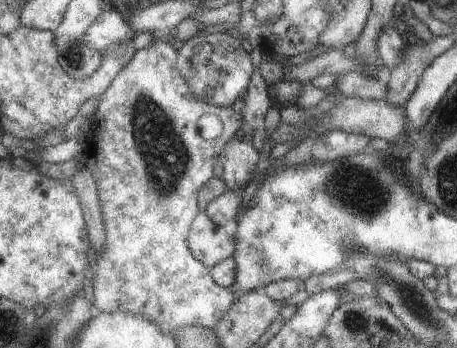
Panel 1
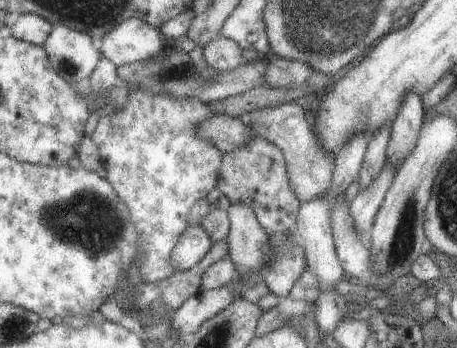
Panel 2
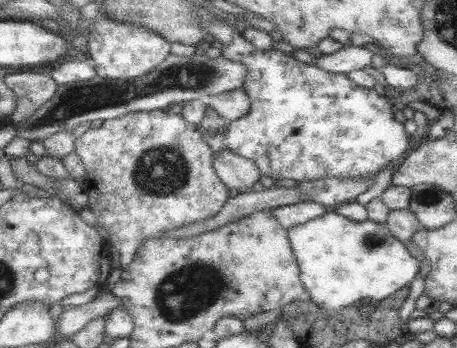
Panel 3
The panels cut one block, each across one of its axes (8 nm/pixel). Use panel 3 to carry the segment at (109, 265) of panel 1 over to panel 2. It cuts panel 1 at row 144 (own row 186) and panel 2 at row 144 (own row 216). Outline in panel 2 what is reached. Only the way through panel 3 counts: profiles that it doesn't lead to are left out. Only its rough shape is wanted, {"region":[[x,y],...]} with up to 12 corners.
{"region":[[129,88],[89,136],[135,224],[141,284],[175,274],[217,184],[211,102]]}

